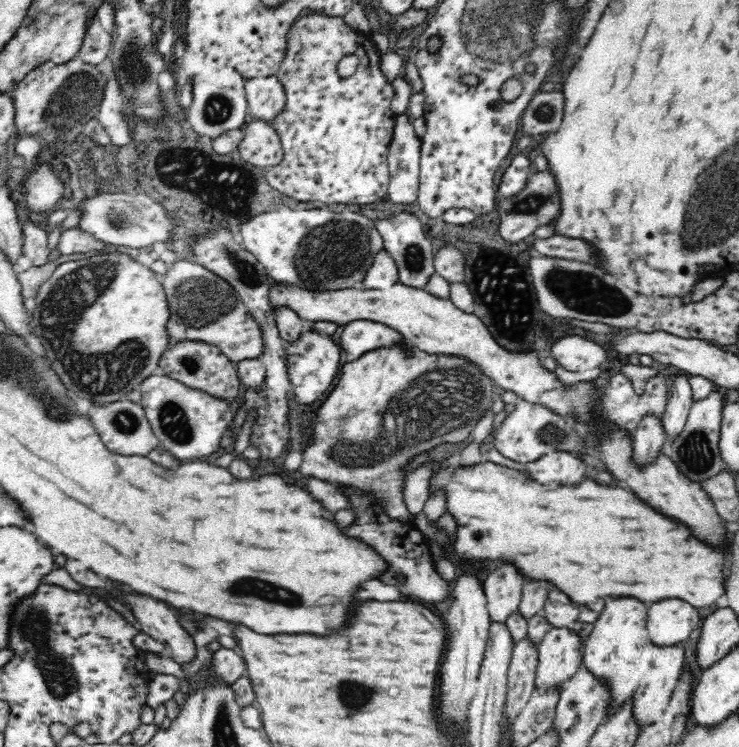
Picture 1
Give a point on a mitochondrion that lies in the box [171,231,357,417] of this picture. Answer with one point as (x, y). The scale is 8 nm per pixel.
(248, 274)

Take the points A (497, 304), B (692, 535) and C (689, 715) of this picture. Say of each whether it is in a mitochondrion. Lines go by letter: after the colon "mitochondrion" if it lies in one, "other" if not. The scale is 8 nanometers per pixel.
A: mitochondrion
B: other
C: other

